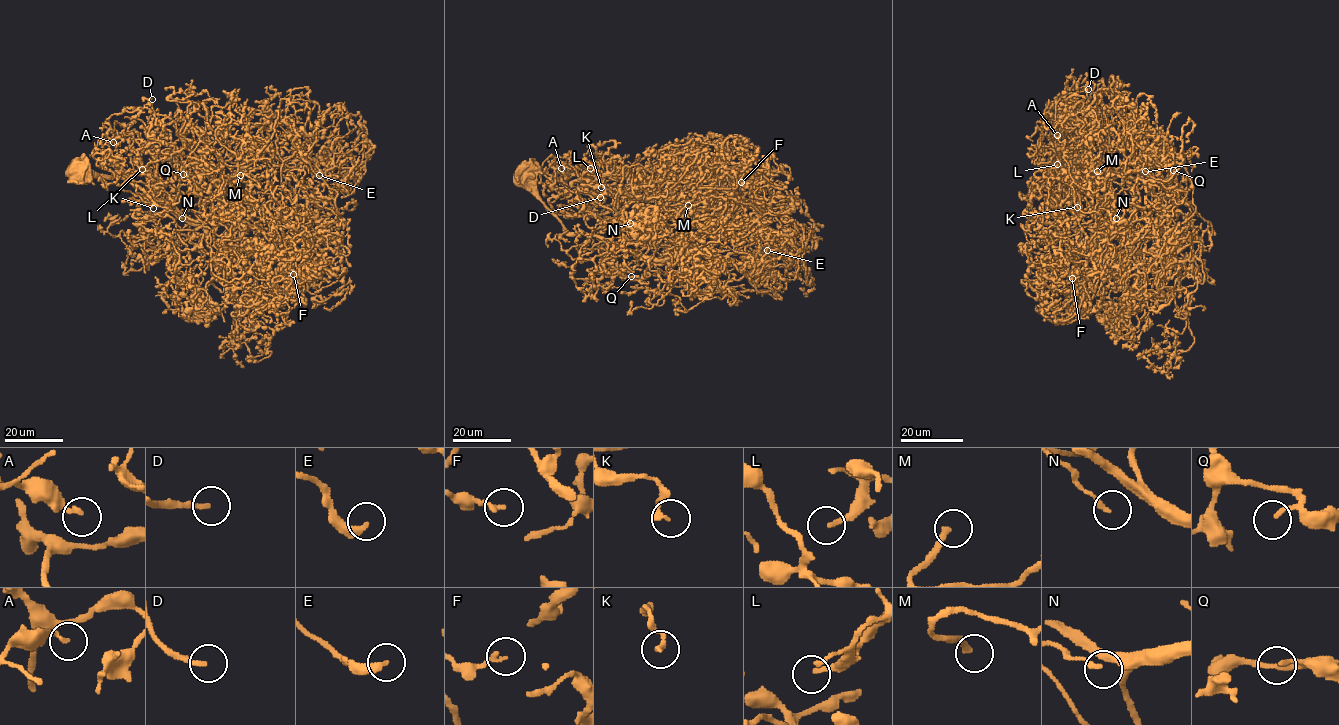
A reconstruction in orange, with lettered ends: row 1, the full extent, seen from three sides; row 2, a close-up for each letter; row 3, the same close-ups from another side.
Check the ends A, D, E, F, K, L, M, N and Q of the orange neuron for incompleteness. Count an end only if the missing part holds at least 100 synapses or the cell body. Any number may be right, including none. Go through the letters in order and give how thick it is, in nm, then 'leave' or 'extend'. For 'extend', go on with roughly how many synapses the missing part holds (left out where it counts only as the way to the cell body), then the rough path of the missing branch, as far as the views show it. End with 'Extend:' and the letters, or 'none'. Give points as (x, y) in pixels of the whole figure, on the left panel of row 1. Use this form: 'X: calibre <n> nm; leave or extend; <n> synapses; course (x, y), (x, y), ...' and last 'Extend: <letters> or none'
A: calibre 190 nm; leave
D: calibre 190 nm; extend; 130 synapses; course (152, 99), (169, 103), (169, 93), (178, 86), (179, 78), (187, 70), (185, 64), (177, 68)
E: calibre 240 nm; leave
F: calibre 170 nm; leave
K: calibre 200 nm; leave
L: calibre 200 nm; leave
M: calibre 240 nm; extend; 160 synapses; course (240, 175), (234, 172), (225, 155), (232, 153), (241, 134), (250, 132)
N: calibre 190 nm; leave
Q: calibre 150 nm; leave
Extend: D, M

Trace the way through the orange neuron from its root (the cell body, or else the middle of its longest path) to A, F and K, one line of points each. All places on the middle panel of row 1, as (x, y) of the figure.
A: (524, 180), (570, 232), (675, 255), (660, 218), (558, 187), (544, 173), (561, 168)
F: (524, 180), (570, 232), (694, 262), (721, 237), (723, 211), (743, 174), (733, 168), (732, 180), (741, 182)
K: (524, 180), (570, 232), (649, 257), (675, 255), (660, 218), (628, 221), (571, 183), (601, 187)

